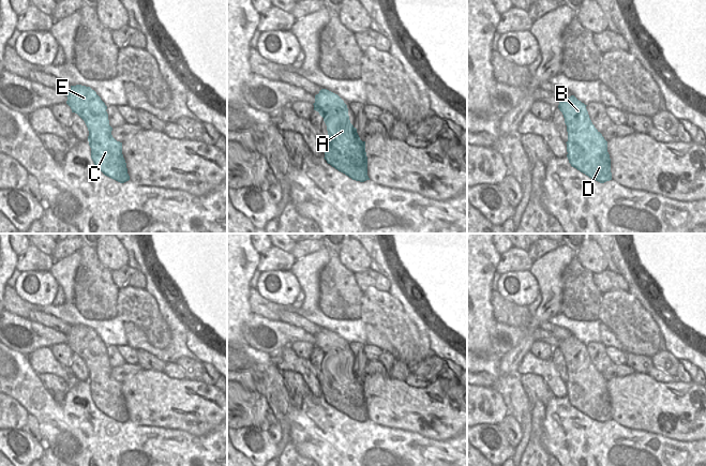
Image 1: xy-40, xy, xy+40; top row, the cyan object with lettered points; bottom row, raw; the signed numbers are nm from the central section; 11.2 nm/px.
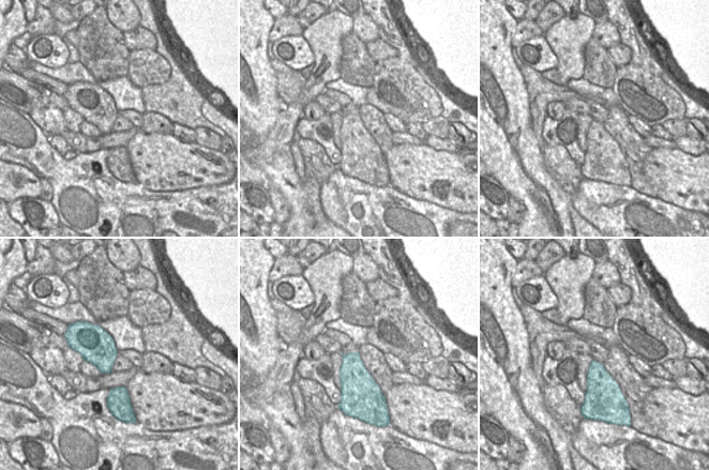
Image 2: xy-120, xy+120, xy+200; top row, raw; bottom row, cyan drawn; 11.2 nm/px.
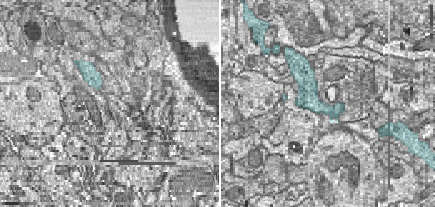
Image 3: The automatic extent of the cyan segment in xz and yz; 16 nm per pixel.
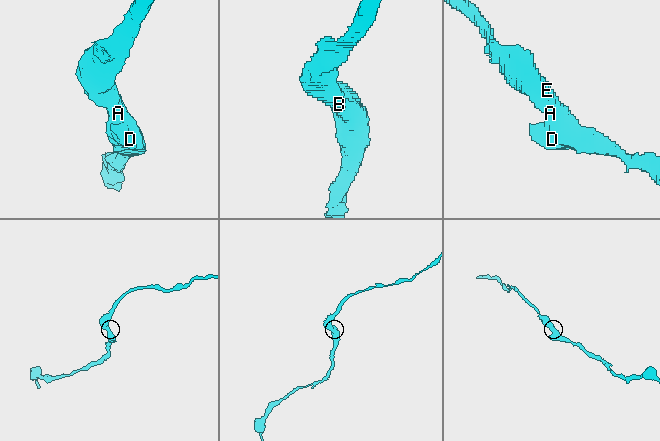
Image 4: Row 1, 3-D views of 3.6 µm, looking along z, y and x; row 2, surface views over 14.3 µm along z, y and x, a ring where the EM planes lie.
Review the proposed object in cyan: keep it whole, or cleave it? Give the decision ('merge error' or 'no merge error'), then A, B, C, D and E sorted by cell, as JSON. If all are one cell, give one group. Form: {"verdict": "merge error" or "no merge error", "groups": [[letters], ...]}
{"verdict": "no merge error", "groups": [["A", "B", "C", "D", "E"]]}

